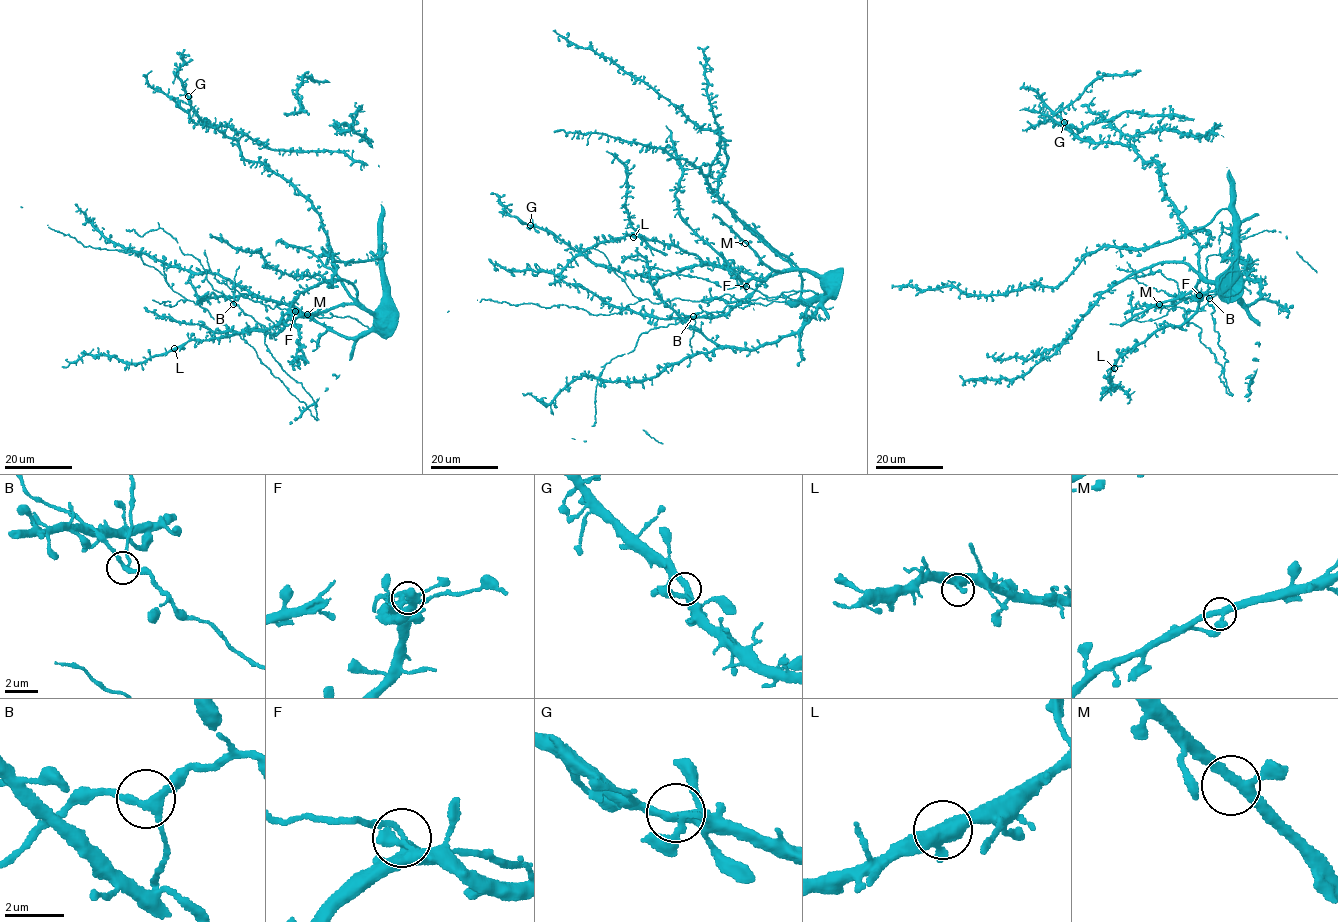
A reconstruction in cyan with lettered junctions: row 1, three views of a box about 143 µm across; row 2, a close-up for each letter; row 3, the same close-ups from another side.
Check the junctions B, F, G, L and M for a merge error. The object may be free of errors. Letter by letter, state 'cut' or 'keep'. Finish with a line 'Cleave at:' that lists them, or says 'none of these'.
B: keep
F: cut
G: keep
L: keep
M: keep
Cleave at: F

